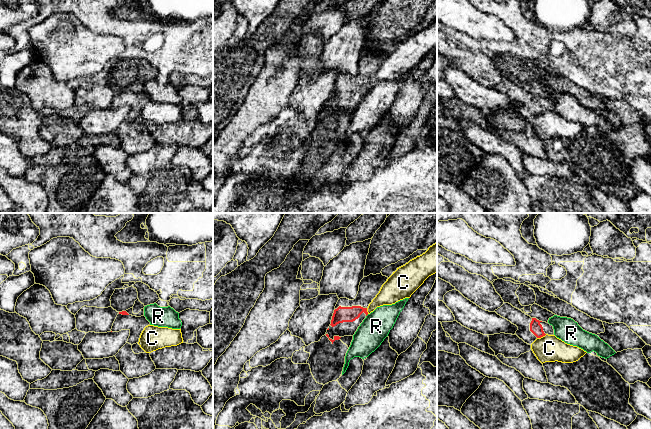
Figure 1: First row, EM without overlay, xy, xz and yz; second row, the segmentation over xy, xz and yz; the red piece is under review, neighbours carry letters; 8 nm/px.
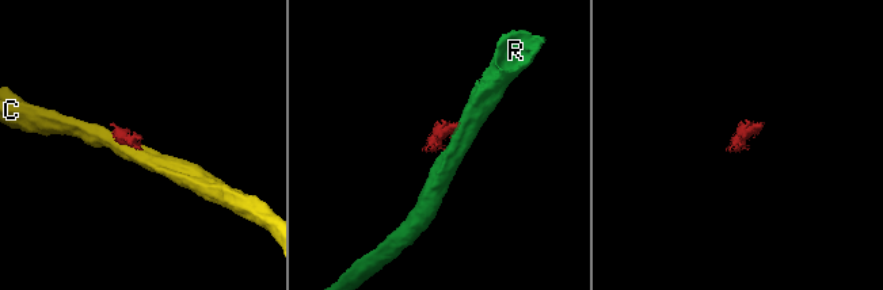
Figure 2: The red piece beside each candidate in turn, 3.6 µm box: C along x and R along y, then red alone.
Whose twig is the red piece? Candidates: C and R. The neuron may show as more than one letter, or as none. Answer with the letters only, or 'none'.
none

